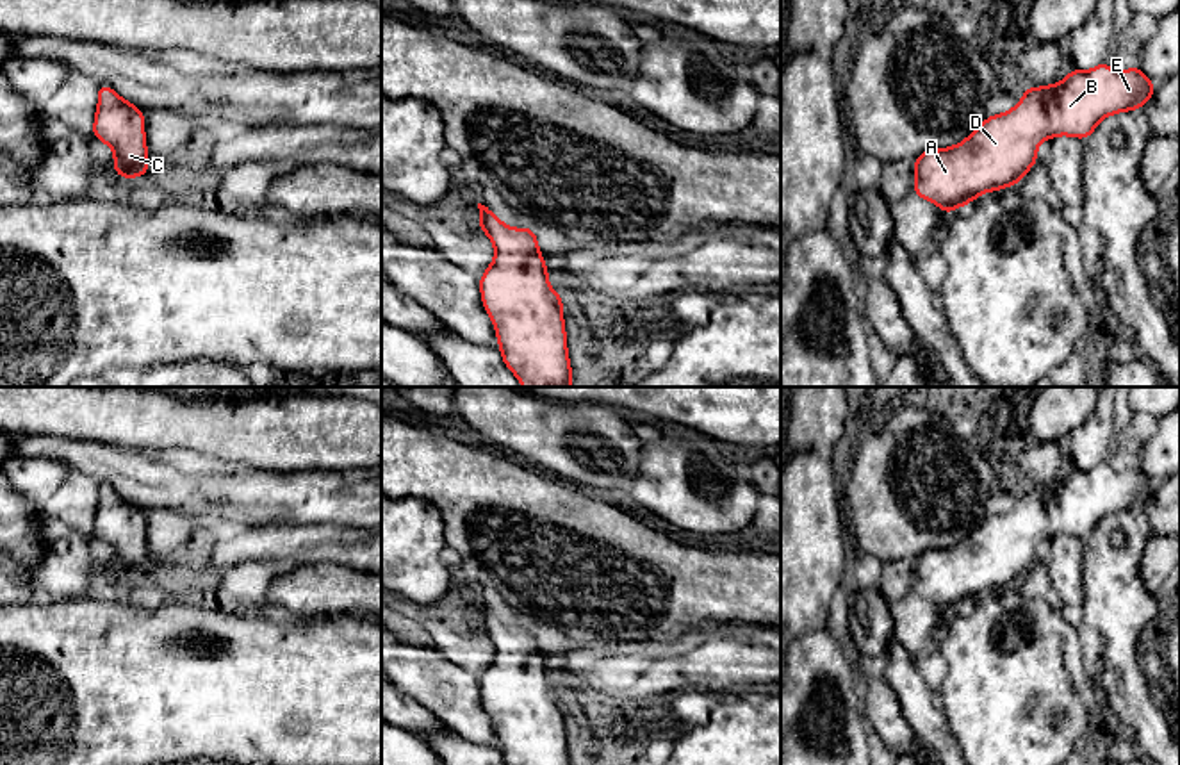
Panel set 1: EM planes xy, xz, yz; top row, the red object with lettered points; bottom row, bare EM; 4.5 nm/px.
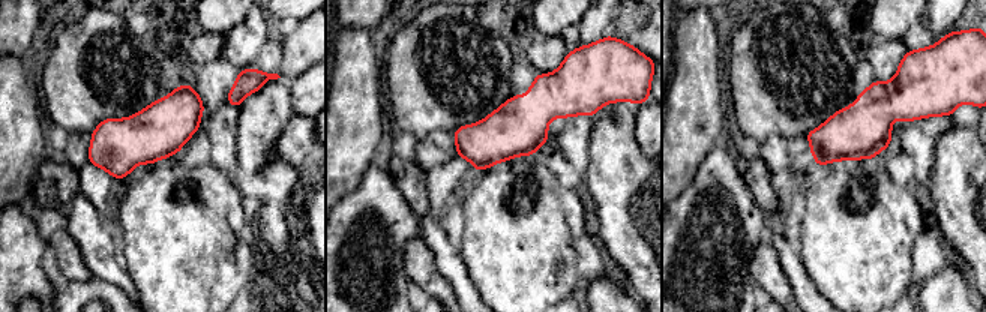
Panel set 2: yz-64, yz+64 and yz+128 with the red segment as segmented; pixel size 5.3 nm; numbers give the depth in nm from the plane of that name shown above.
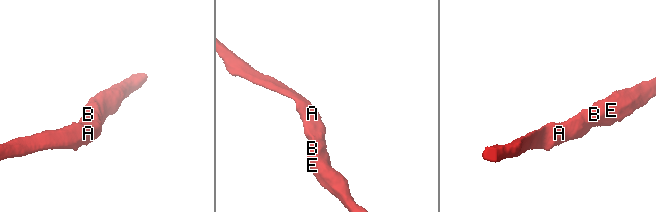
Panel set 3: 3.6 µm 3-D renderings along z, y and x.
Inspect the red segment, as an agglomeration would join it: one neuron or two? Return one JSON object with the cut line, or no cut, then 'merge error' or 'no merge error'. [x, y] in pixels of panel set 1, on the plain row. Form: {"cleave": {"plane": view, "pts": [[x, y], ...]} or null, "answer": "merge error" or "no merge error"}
{"cleave": null, "answer": "no merge error"}

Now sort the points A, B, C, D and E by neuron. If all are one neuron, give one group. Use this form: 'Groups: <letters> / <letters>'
Groups: A B C D E

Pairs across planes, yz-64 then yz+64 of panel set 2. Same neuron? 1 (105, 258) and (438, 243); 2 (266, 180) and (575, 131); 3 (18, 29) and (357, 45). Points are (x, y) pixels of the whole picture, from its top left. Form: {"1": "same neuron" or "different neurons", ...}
{"1": "same neuron", "2": "different neurons", "3": "different neurons"}

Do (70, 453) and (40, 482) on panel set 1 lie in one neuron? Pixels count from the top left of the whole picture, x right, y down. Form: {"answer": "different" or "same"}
{"answer": "different"}

